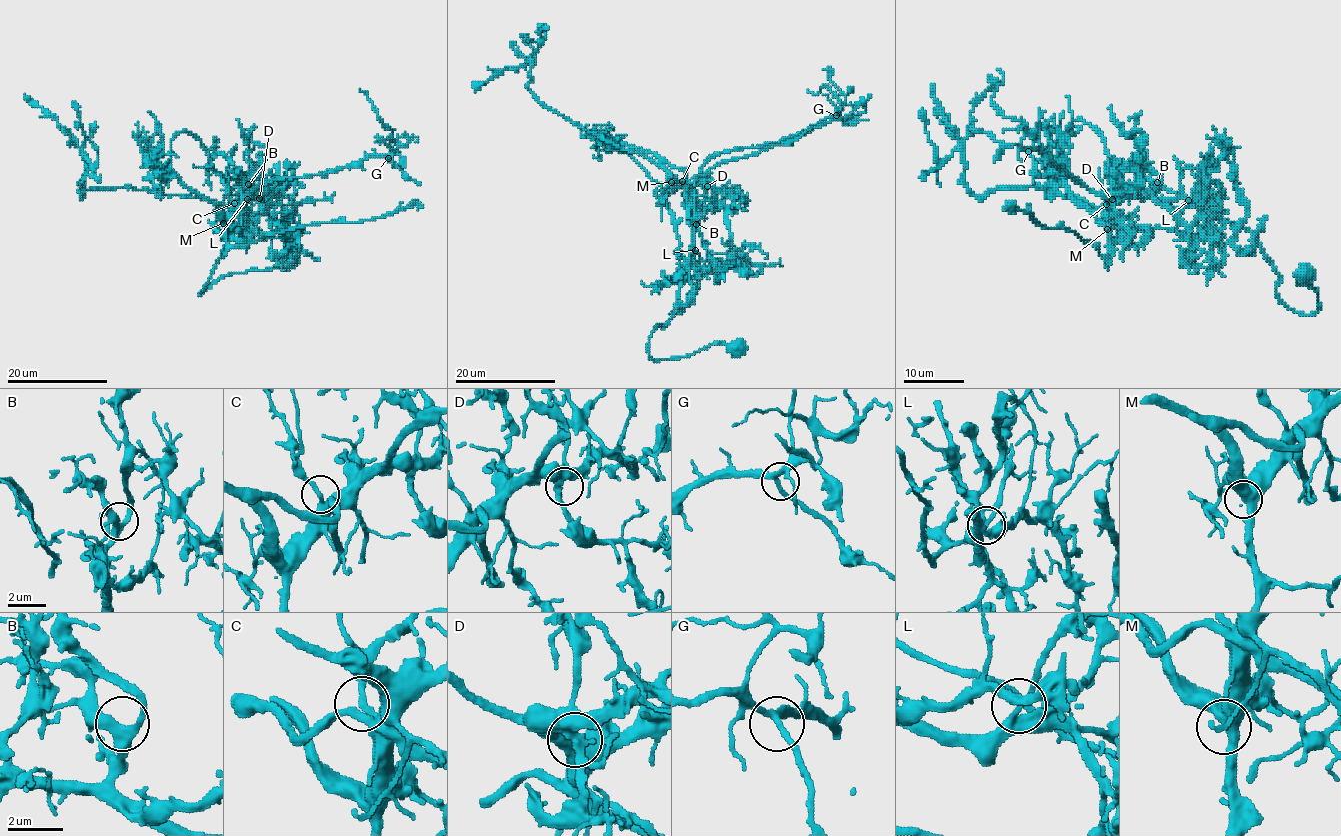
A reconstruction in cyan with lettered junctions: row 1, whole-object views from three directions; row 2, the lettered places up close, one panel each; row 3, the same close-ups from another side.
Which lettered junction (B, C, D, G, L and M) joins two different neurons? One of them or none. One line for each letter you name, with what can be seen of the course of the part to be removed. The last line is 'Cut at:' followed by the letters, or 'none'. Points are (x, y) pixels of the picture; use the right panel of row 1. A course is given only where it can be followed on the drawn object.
C: course (1106, 205), (1128, 169), (1185, 194), (1248, 229), (1278, 298), (1312, 314), (1306, 271)
Cut at: C

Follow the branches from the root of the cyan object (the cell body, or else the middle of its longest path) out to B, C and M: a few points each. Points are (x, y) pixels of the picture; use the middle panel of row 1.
B: (738, 348), (715, 342), (686, 356), (653, 360), (648, 353), (652, 331), (675, 314), (696, 224)
C: (738, 348), (715, 342), (686, 356), (648, 353), (652, 331), (675, 314), (690, 260), (692, 193), (682, 181)
M: (738, 348), (715, 342), (686, 356), (648, 353), (652, 331), (692, 293), (694, 220), (685, 190), (671, 182)

